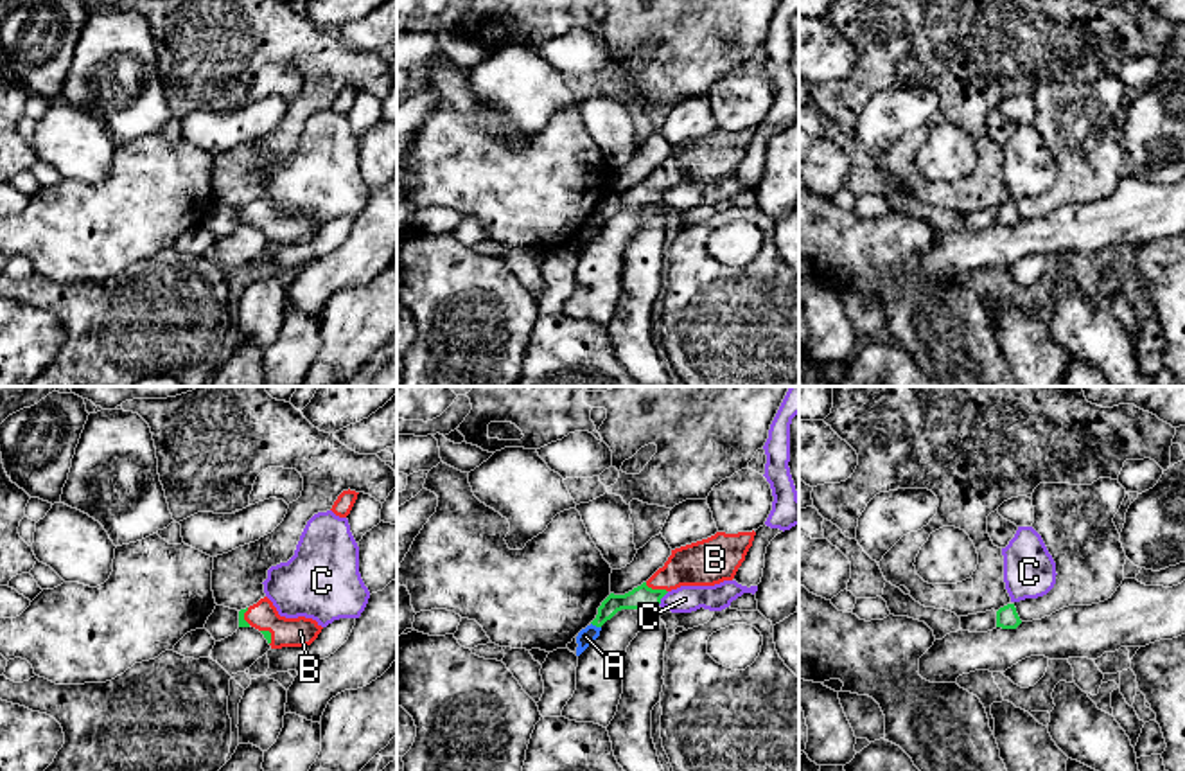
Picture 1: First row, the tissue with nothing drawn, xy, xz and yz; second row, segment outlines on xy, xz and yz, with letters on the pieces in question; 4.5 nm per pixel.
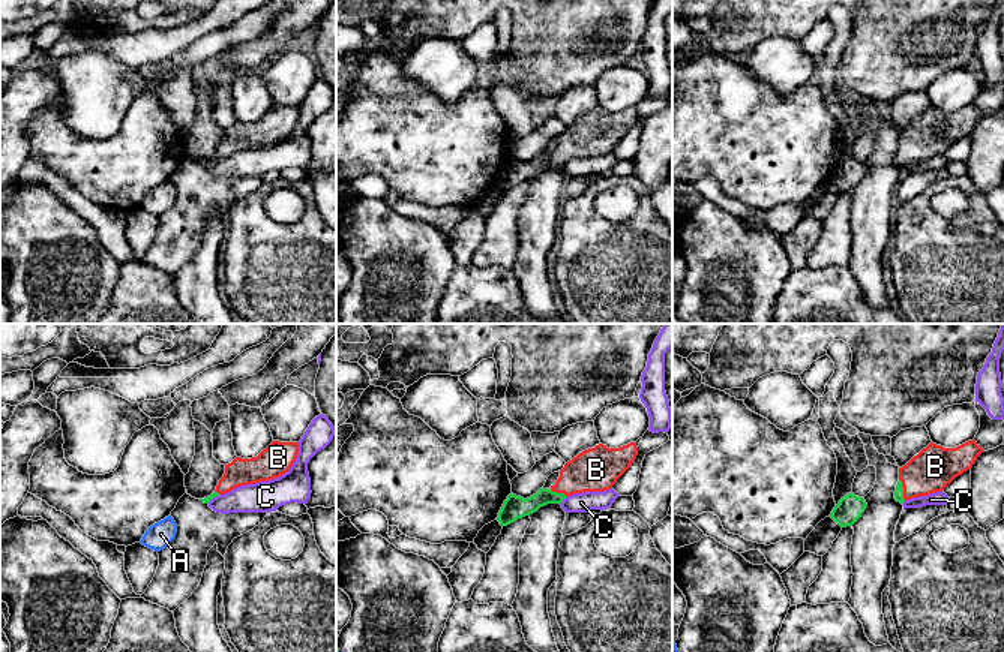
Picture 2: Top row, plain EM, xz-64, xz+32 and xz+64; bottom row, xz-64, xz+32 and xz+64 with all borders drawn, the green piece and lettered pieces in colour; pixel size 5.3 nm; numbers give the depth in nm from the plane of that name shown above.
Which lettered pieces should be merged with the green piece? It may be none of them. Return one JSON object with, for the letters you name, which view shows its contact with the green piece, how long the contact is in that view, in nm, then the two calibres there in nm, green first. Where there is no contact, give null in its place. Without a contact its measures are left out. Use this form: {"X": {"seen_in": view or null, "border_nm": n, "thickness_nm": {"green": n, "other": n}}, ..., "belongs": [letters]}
{"B": {"seen_in": "xz", "border_nm": 110, "thickness_nm": {"green": 100, "other": 200}}, "belongs": ["B"]}

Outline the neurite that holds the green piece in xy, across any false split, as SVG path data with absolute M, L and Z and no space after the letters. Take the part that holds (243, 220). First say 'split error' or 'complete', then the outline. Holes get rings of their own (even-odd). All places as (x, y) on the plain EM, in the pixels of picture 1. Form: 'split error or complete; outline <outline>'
split error; outline M268 194L239 208L239 225L250 223L264 232L271 246L311 243L323 226L312 216L280 214L276 205Z

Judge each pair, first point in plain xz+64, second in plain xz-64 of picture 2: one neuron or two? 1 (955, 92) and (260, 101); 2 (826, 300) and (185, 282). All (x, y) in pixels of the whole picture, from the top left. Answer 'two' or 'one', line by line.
1: two
2: two

